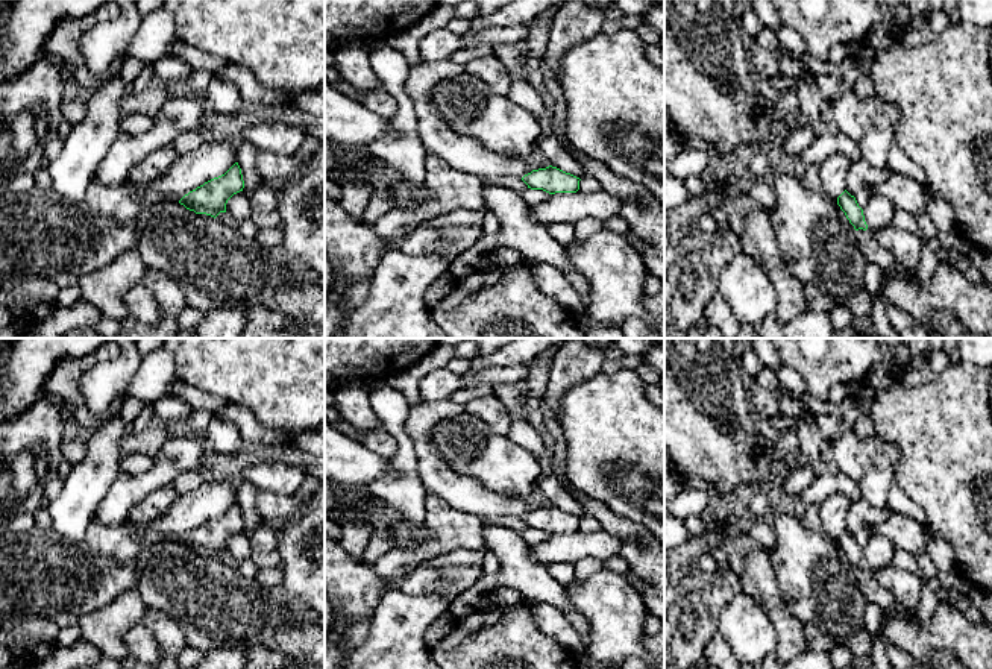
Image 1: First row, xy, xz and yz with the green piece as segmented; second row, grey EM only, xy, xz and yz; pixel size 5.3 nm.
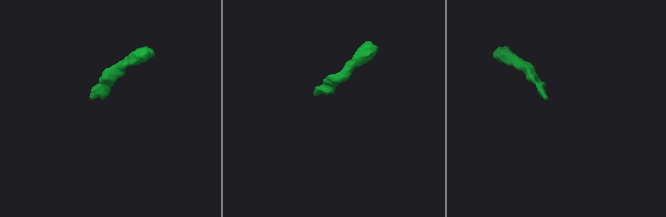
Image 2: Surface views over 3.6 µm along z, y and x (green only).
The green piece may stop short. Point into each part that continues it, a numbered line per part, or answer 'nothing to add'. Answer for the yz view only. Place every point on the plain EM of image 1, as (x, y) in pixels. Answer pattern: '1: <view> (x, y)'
1: yz (872, 592)

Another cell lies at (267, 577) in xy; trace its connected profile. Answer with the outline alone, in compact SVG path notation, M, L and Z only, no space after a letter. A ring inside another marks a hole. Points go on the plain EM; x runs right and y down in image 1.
M259 567L255 581L262 587L281 586L282 570L279 567Z

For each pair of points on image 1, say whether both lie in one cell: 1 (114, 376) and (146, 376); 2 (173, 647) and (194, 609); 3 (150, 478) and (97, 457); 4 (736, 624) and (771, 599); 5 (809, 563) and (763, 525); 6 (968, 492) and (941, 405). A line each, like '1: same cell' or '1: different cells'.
1: different cells
2: different cells
3: different cells
4: same cell
5: different cells
6: same cell

